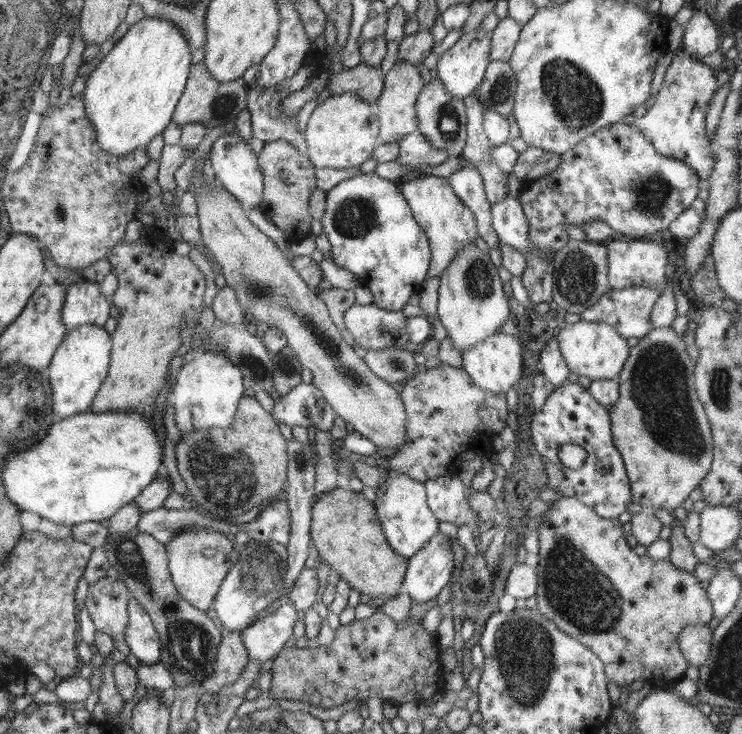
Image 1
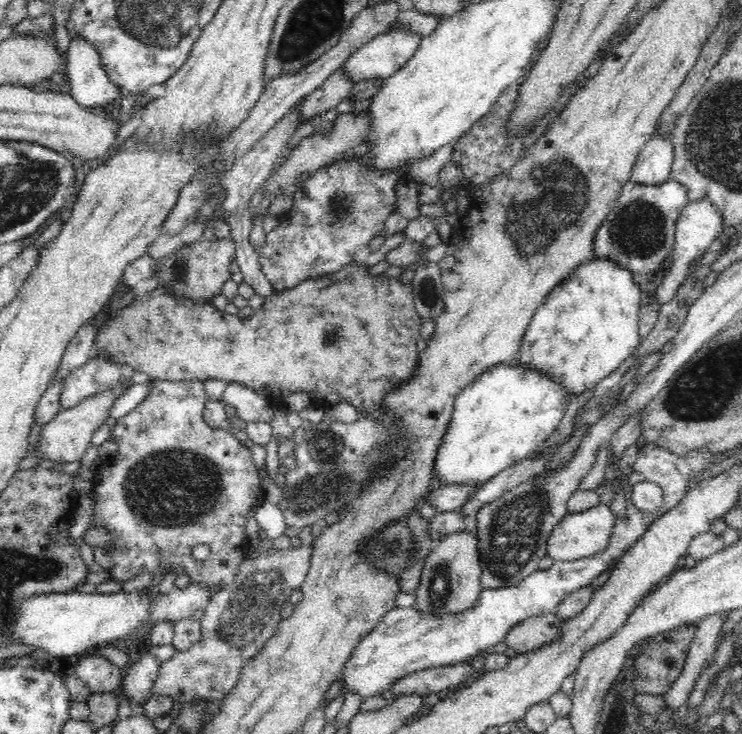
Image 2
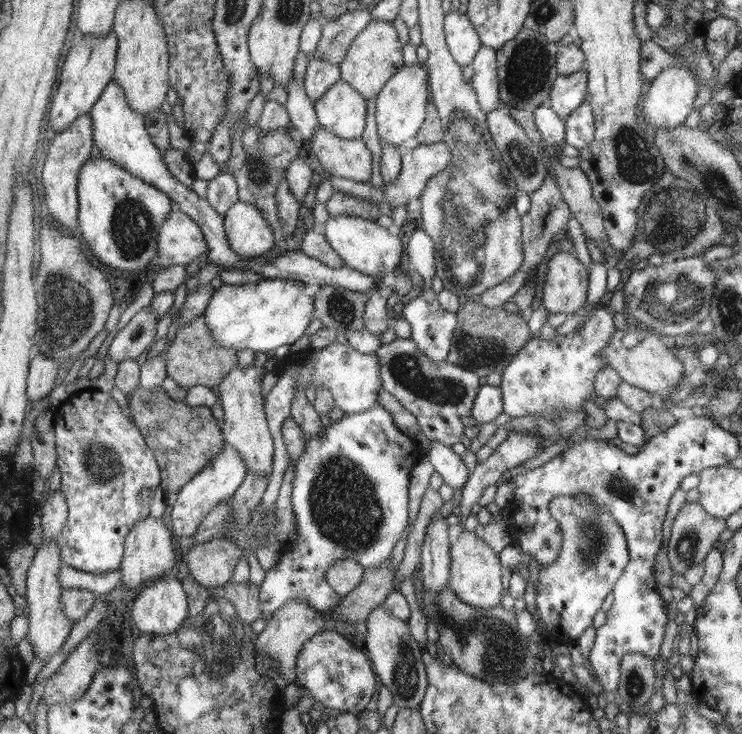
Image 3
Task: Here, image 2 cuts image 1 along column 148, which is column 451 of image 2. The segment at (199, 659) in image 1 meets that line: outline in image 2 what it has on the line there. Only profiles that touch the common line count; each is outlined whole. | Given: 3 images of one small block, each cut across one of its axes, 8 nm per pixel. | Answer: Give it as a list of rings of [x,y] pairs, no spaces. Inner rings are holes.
[[[466,530],[446,536],[439,546],[430,550],[425,558],[420,584],[415,590],[414,608],[431,616],[460,614],[461,611],[474,608],[480,592],[484,589],[480,579],[483,570],[477,542],[476,530]]]

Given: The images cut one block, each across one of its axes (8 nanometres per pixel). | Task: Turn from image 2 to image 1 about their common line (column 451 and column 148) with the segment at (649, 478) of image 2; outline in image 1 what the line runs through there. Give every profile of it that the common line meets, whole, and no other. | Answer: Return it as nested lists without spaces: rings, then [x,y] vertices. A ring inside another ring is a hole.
[[[134,599],[128,601],[128,625],[124,638],[134,656],[141,664],[157,664],[161,656],[161,642],[149,614]]]

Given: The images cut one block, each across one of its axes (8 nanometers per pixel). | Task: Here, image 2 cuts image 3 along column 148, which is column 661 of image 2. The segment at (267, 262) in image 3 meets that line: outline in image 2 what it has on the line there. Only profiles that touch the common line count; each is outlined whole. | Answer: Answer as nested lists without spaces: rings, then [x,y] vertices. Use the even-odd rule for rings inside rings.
[[[654,132],[650,140],[638,153],[632,168],[631,181],[644,185],[658,185],[667,182],[675,159],[673,132]]]

